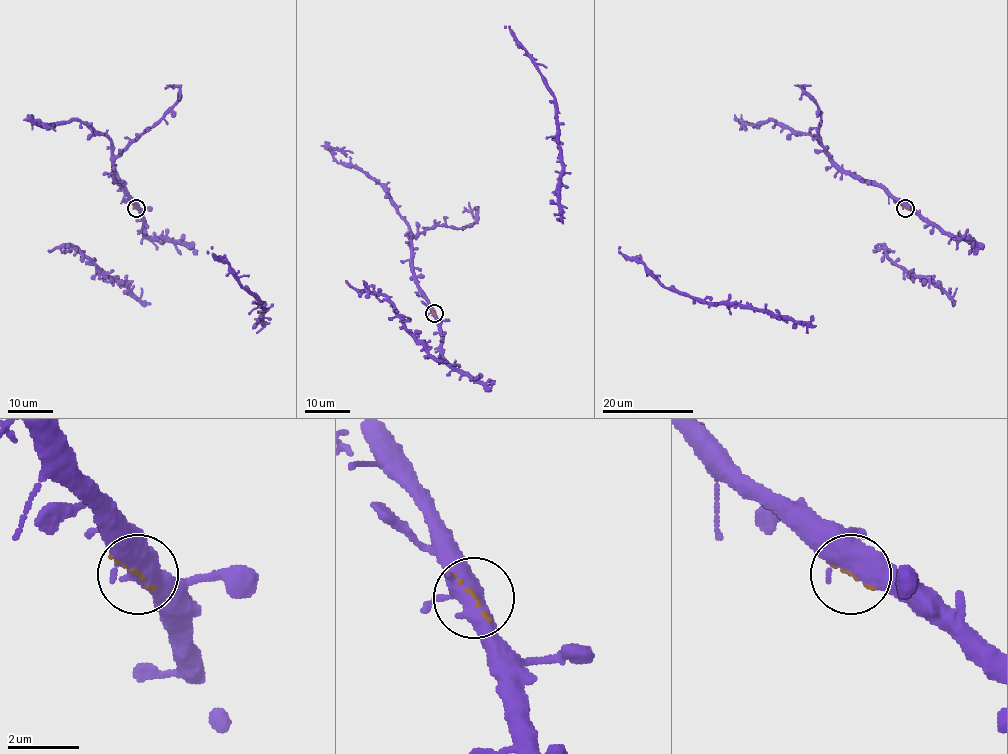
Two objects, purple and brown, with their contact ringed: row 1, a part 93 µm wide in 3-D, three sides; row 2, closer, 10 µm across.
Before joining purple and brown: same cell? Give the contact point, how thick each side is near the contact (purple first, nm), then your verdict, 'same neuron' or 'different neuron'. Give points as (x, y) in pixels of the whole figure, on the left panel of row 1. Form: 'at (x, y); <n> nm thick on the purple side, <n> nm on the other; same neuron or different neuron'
at (136, 208); 550 nm thick on the purple side, 100 nm on the other; same neuron

